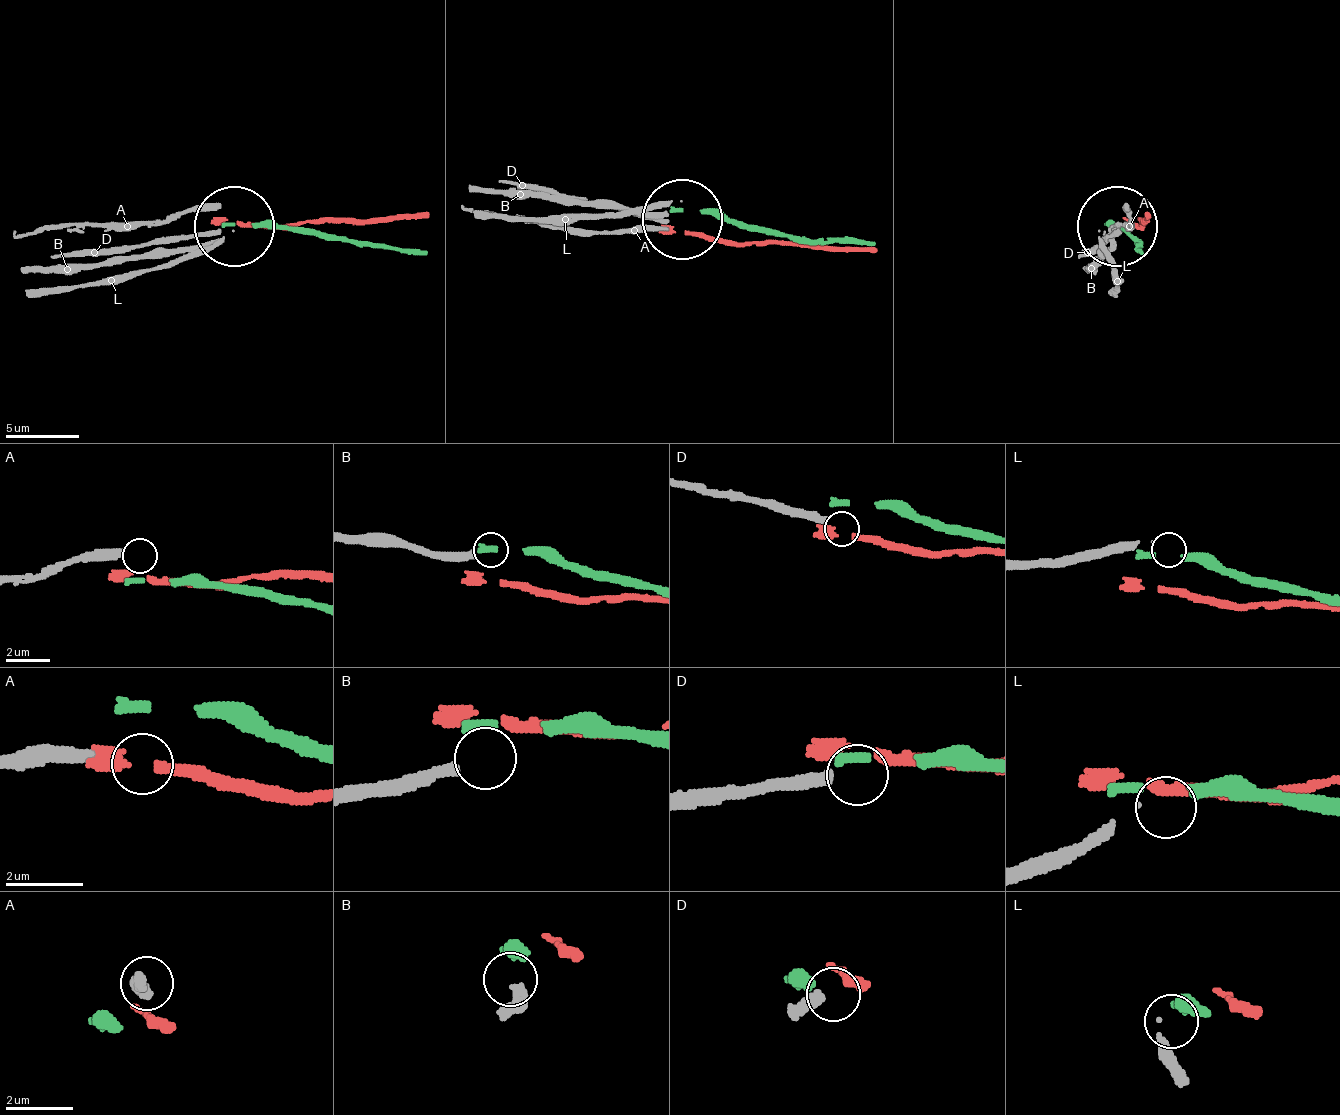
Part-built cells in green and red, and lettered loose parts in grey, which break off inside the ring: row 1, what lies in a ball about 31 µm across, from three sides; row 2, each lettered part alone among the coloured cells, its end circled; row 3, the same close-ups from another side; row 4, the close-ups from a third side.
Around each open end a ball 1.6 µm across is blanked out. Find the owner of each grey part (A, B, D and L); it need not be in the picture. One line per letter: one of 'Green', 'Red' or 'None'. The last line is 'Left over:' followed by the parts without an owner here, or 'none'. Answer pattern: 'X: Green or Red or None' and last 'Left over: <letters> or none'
A: None
B: None
D: None
L: None
Left over: A, B, D, L

